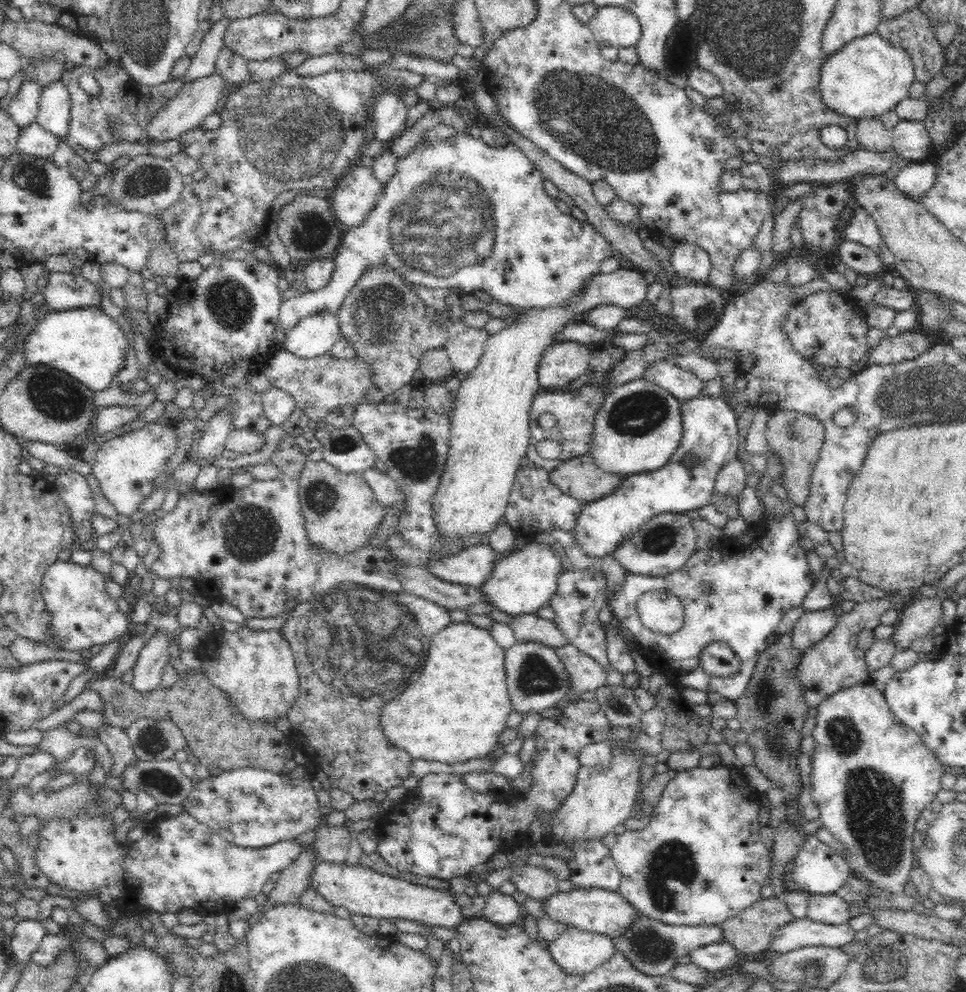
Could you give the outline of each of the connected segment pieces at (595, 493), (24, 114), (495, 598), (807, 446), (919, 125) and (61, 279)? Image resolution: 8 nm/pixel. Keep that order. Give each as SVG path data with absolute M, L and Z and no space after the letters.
M589 453L562 462L549 473L549 476L550 482L555 484L560 492L582 503L610 494L626 478L626 476L604 472L596 467Z
M26 81L8 105L8 114L21 130L35 121L41 89L36 81Z
M532 541L520 549L512 550L509 555L495 561L492 574L486 578L486 582L478 589L484 595L482 602L485 601L486 604L496 606L497 610L513 618L519 615L533 614L542 608L542 606L548 604L550 598L556 594L556 590L558 590L558 581L556 580L558 580L558 574L563 571L560 557L558 557L558 553L556 553L552 546Z
M780 410L769 414L765 438L768 450L774 452L783 465L782 485L787 496L796 506L803 506L810 494L810 478L819 460L819 452L825 439L823 424L810 414L792 410Z
M902 119L893 129L893 148L908 162L924 162L931 147L931 138L924 122Z
M47 273L48 282L43 292L45 304L48 310L61 311L87 306L100 307L100 290L81 274L70 273Z

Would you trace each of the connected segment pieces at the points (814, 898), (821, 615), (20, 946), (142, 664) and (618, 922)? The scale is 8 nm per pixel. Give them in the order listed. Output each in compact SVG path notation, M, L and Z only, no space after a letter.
M813 894L808 899L807 917L822 924L844 924L850 920L850 903L836 894Z
M832 608L826 610L805 611L796 621L792 631L792 643L801 654L836 626L837 616Z
M25 918L19 921L11 937L13 956L17 962L22 964L31 962L32 954L36 952L45 934L42 923L36 919Z
M158 629L155 635L144 643L134 665L133 681L130 684L136 691L150 693L161 686L162 670L170 657L168 653L170 642L172 639Z
M574 888L571 892L559 892L543 900L544 915L562 924L571 924L580 930L618 938L640 915L618 892L603 889Z

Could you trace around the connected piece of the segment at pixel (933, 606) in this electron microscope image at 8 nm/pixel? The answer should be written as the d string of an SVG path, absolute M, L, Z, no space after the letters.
M920 596L911 601L900 612L899 621L893 628L891 640L897 650L906 650L916 638L928 636L943 616L942 599L936 596Z

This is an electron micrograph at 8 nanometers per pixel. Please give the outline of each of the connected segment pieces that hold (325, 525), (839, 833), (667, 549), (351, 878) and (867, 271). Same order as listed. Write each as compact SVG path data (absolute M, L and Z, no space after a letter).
M324 460L308 461L303 466L299 501L309 544L314 544L316 548L323 546L338 555L349 555L350 552L368 547L368 540L374 536L387 512L360 473L340 473Z
M870 682L856 683L822 700L817 706L816 725L811 736L815 740L811 755L812 803L818 805L820 822L848 851L846 862L853 875L866 885L874 885L886 893L902 894L910 872L917 866L913 846L919 814L940 792L943 764L924 744L922 737L894 716L882 690Z
M664 512L646 521L628 540L625 540L611 555L634 574L666 576L680 570L696 550L696 531L686 514Z
M318 859L318 862L314 863L314 872L309 884L333 906L344 906L351 914L362 914L377 919L404 918L423 925L444 928L453 928L465 920L461 907L454 902L450 890L435 890L416 885L402 878L380 874L358 865L352 866L345 862L336 864Z
M843 238L837 247L839 260L859 275L872 277L885 270L878 254L863 244Z

